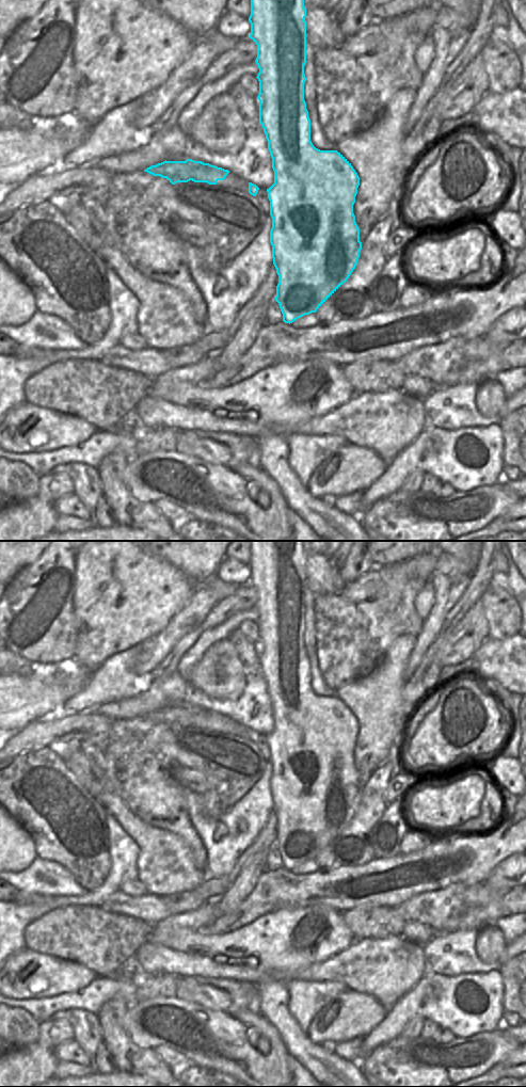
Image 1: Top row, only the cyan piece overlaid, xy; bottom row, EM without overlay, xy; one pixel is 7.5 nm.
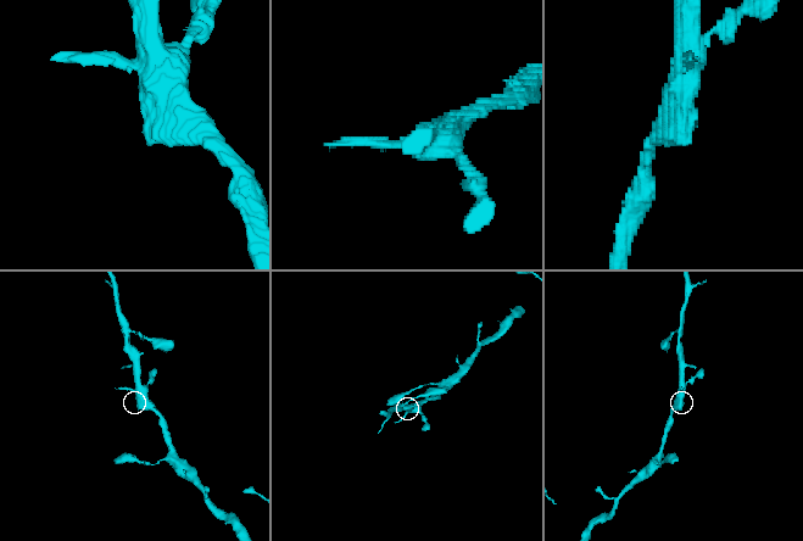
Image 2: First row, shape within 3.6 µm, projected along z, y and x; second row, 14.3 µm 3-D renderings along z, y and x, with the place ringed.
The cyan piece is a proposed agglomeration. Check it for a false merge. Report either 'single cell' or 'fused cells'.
single cell

